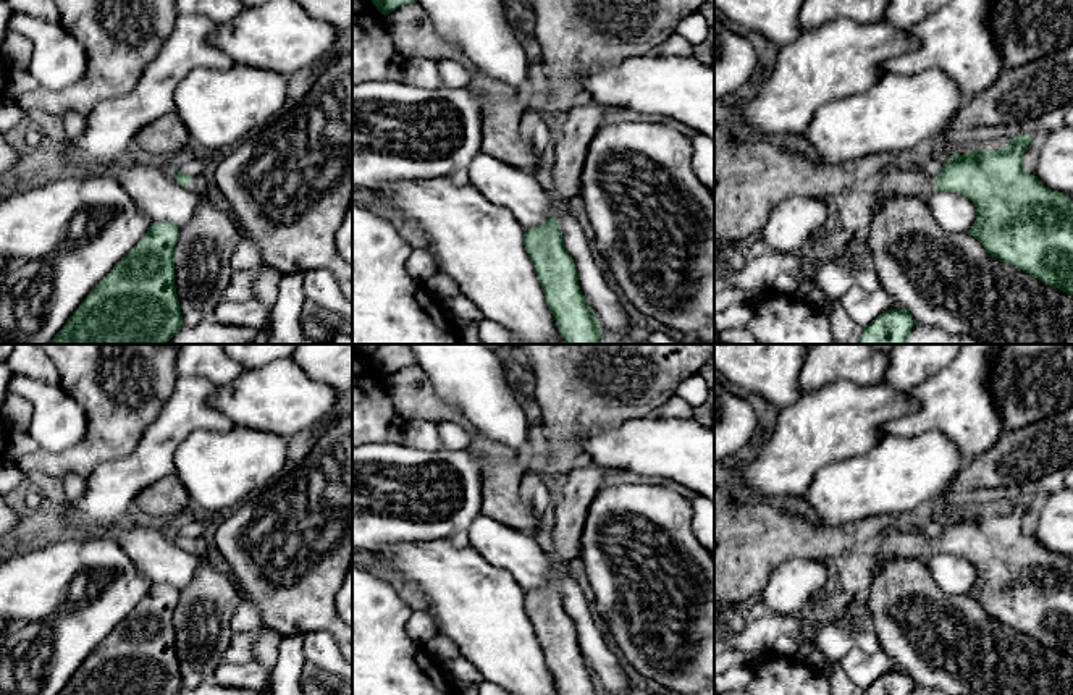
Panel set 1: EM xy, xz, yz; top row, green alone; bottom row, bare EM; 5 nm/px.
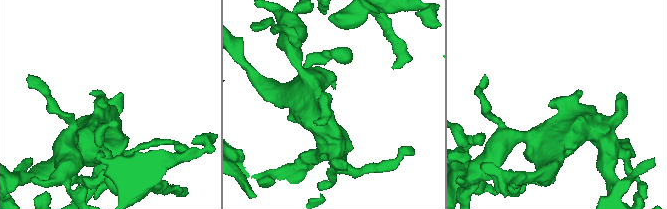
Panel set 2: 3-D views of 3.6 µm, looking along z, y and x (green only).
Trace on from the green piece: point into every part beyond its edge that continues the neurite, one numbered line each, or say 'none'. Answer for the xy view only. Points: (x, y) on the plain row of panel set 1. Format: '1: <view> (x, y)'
1: xy (197, 547)

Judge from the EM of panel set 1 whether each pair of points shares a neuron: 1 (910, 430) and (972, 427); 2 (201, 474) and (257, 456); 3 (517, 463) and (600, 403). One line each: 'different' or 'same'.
1: same
2: same
3: different

